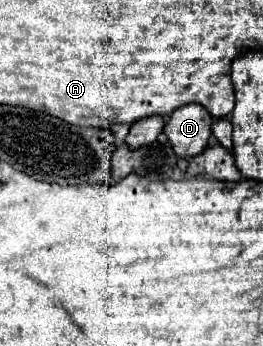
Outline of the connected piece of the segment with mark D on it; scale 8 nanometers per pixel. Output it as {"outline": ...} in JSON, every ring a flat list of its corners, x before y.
{"outline":[[188,104,174,110,164,126,164,134,168,136,172,150,178,158,194,158,202,154,212,136,214,120,206,112,206,108,198,104]]}

